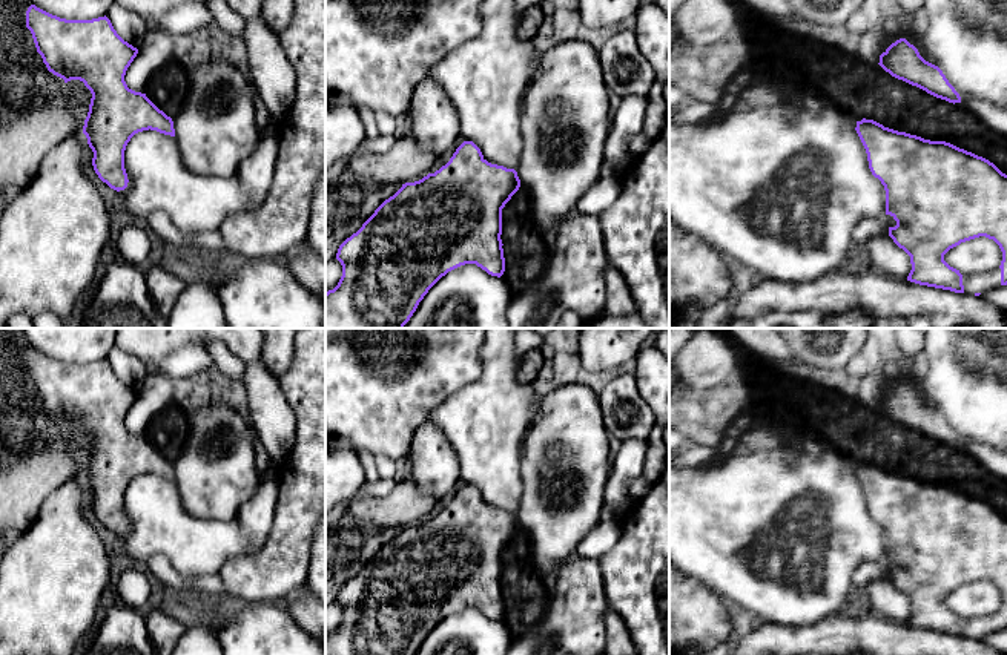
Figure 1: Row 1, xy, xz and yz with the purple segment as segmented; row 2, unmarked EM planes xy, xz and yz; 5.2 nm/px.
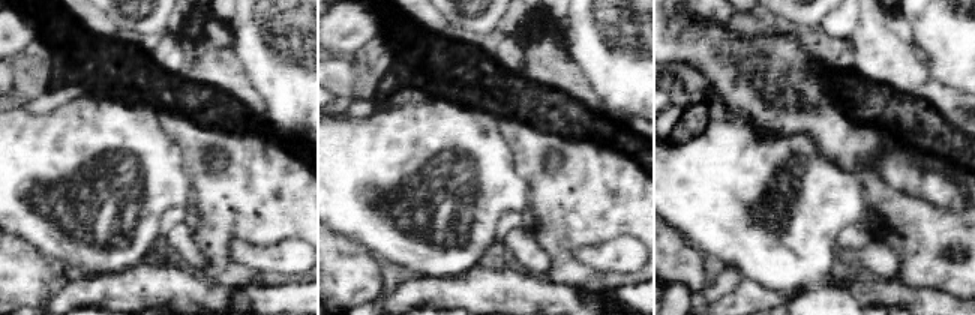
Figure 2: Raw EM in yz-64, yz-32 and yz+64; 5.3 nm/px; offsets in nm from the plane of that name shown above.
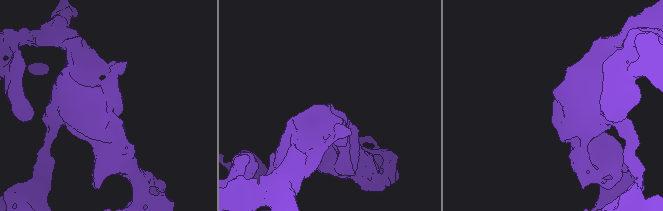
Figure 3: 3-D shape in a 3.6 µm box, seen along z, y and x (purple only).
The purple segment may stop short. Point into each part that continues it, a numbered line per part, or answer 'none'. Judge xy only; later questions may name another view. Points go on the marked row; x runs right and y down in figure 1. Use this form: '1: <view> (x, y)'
none

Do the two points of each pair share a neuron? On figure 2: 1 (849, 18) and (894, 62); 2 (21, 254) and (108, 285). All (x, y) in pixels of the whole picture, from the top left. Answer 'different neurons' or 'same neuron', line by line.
1: different neurons
2: different neurons

